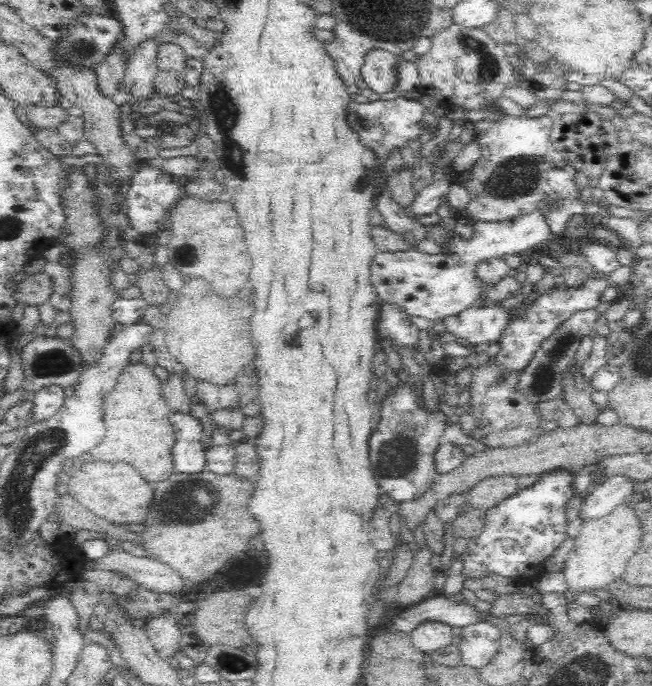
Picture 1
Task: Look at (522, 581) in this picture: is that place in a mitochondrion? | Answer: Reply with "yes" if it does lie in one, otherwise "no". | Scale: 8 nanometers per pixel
no

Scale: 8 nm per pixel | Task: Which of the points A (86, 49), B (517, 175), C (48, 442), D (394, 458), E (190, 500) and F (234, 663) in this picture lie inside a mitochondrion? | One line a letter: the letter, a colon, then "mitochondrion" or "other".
A: mitochondrion
B: mitochondrion
C: mitochondrion
D: mitochondrion
E: mitochondrion
F: mitochondrion

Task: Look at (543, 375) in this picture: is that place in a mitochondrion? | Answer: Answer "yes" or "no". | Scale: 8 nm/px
yes

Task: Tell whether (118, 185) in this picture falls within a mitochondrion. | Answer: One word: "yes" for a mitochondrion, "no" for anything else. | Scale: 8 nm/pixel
no

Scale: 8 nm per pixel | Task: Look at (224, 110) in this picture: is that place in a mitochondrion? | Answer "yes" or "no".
yes

